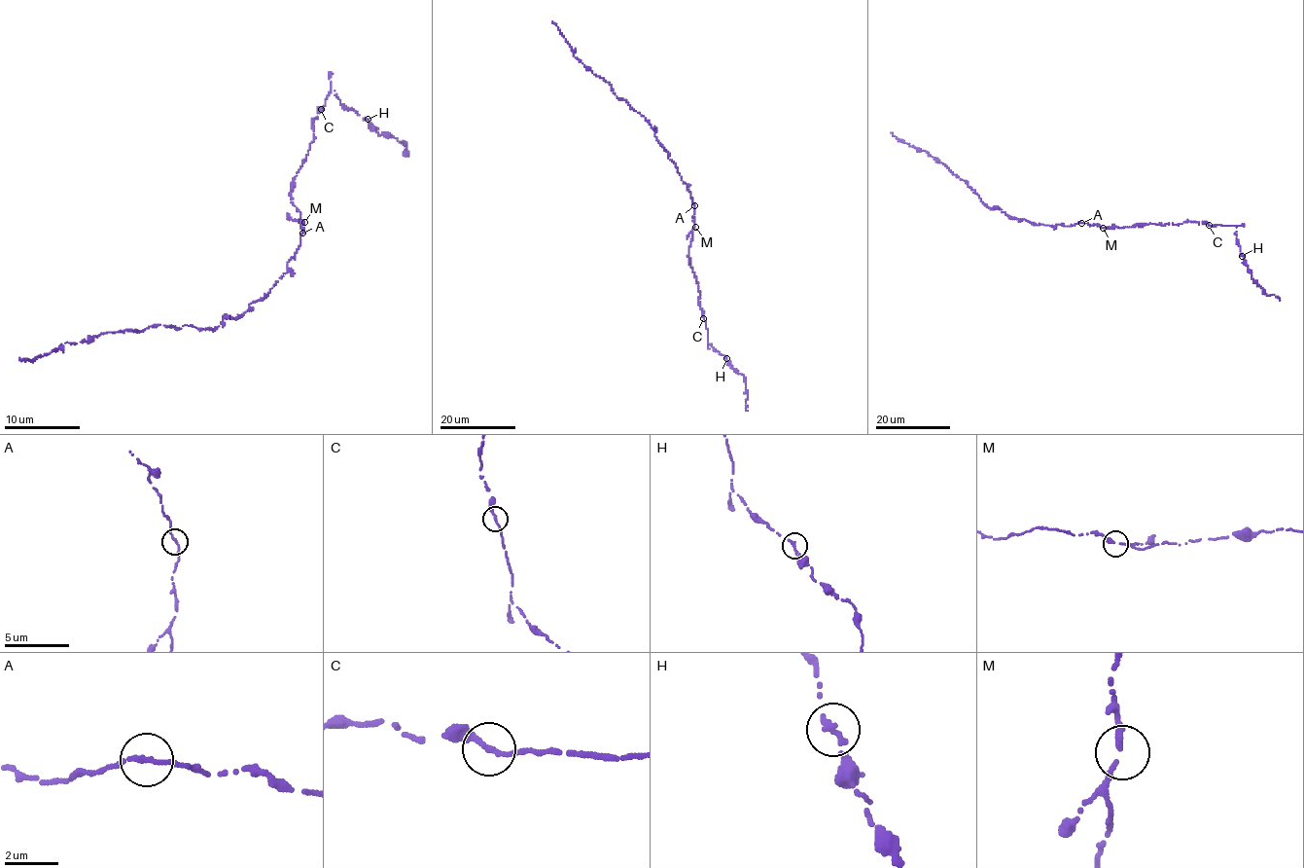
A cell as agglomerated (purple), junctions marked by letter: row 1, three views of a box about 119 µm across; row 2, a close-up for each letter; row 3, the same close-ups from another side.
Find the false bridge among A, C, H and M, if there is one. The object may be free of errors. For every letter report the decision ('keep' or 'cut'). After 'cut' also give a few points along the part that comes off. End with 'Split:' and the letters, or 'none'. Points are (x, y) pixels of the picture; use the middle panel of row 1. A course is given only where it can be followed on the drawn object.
A: keep
C: keep
H: keep
M: keep
Split: none

